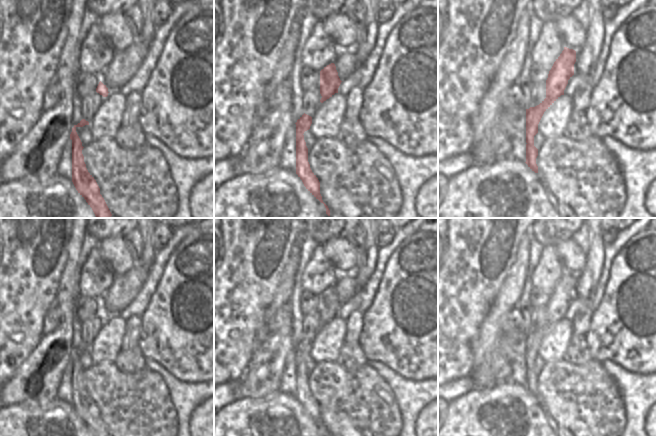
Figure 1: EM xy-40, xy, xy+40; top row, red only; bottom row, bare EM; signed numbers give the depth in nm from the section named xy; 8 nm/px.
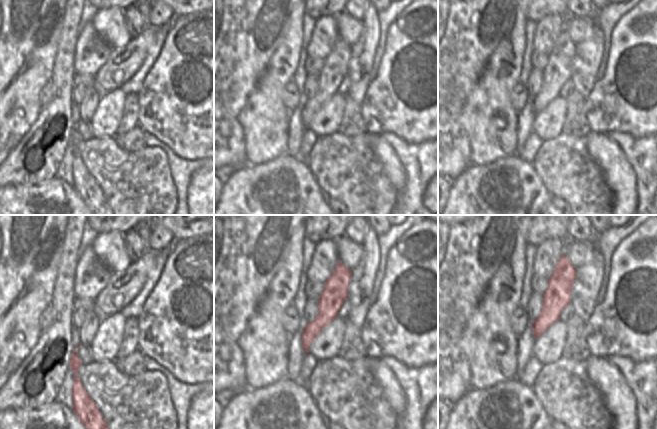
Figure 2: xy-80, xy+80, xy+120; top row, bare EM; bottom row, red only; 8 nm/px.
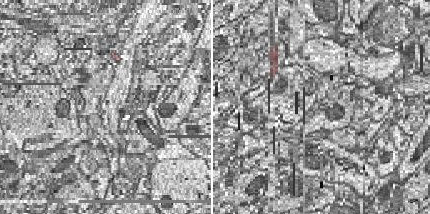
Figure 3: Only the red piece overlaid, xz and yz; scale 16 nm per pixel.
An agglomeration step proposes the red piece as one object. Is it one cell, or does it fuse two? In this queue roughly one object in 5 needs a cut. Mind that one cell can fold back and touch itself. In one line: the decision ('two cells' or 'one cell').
one cell

